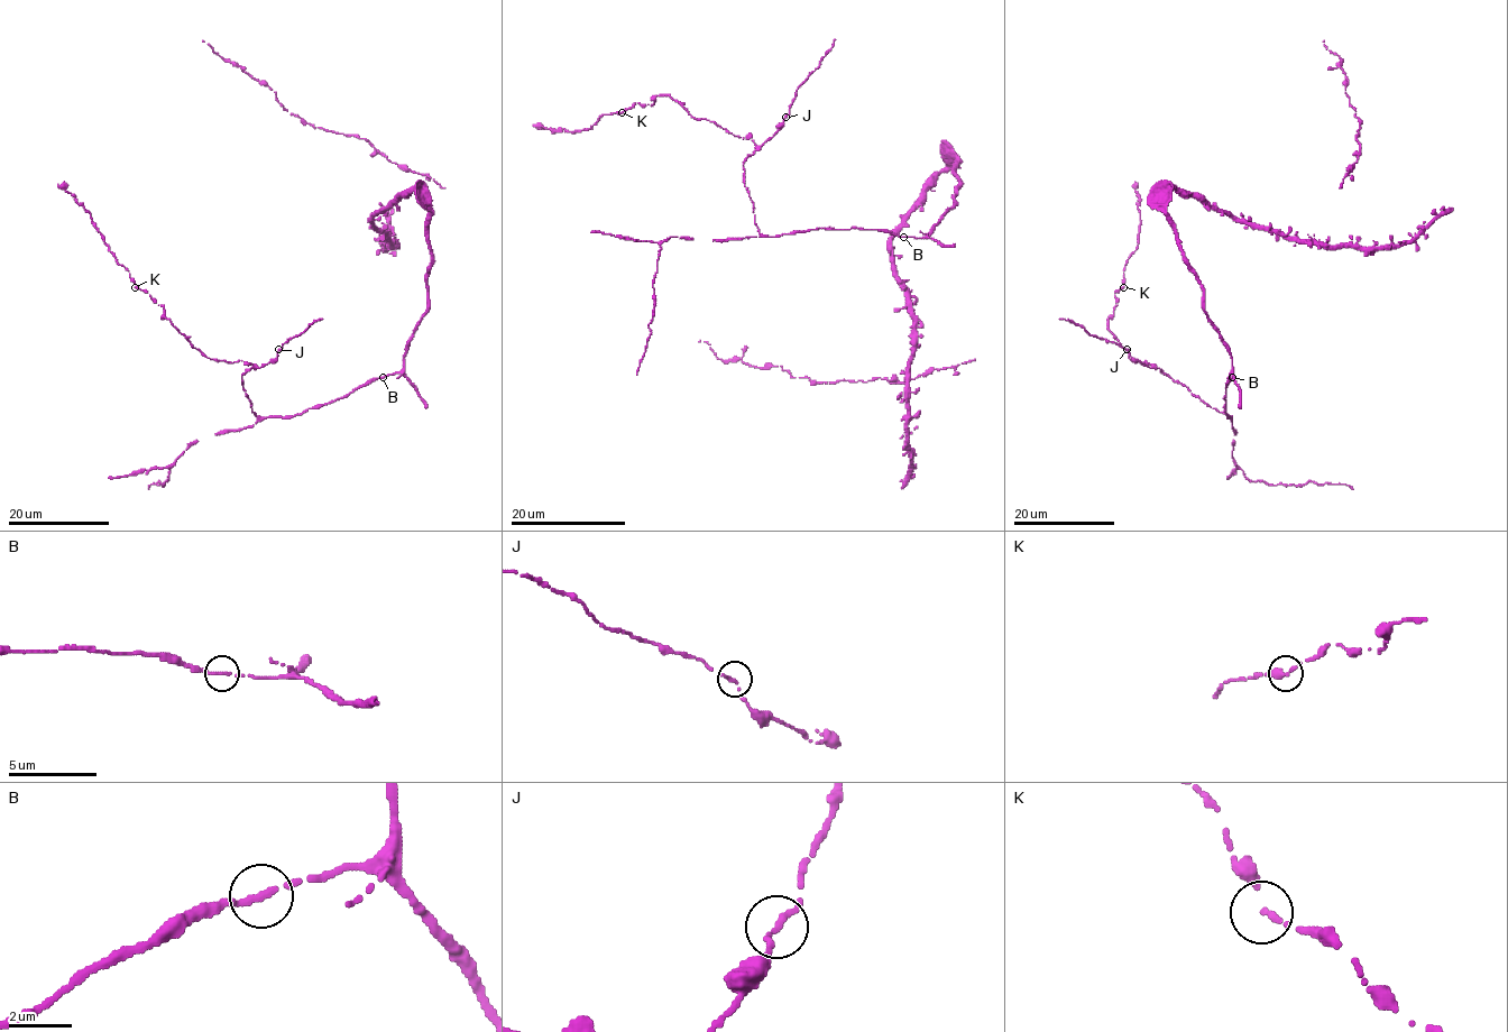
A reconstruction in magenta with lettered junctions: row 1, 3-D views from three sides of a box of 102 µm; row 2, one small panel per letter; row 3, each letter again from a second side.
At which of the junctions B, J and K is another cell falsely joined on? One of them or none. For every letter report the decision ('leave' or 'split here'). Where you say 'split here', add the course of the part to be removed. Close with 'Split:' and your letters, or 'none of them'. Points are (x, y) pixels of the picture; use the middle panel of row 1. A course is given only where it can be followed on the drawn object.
B: leave
J: leave
K: leave
Split: none of them

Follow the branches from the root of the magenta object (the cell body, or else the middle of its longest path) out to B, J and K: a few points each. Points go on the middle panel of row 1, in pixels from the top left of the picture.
B: (955, 196), (955, 205), (927, 237), (904, 237)
J: (955, 196), (955, 205), (922, 238), (861, 228), (763, 237), (744, 186), (743, 162), (784, 117)
K: (955, 196), (922, 238), (861, 228), (763, 237), (744, 186), (752, 140), (695, 119), (669, 95), (621, 113)

